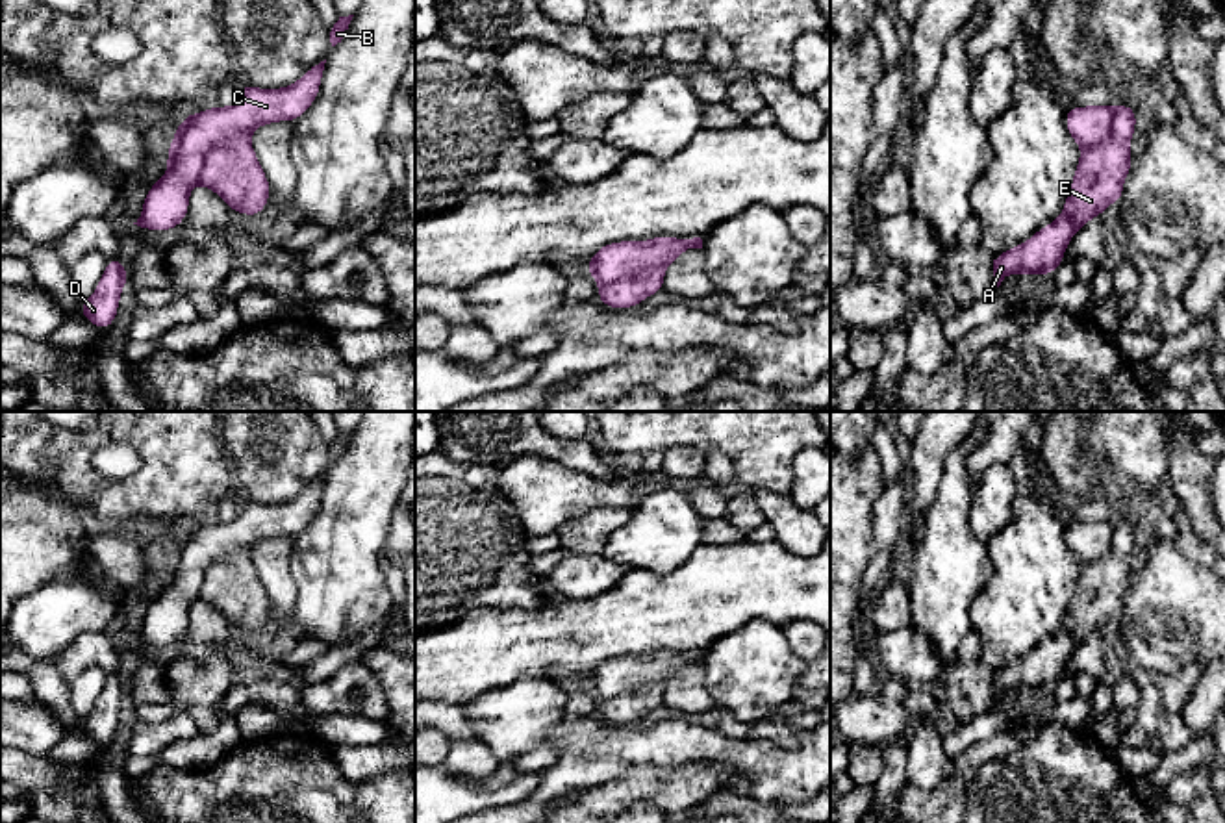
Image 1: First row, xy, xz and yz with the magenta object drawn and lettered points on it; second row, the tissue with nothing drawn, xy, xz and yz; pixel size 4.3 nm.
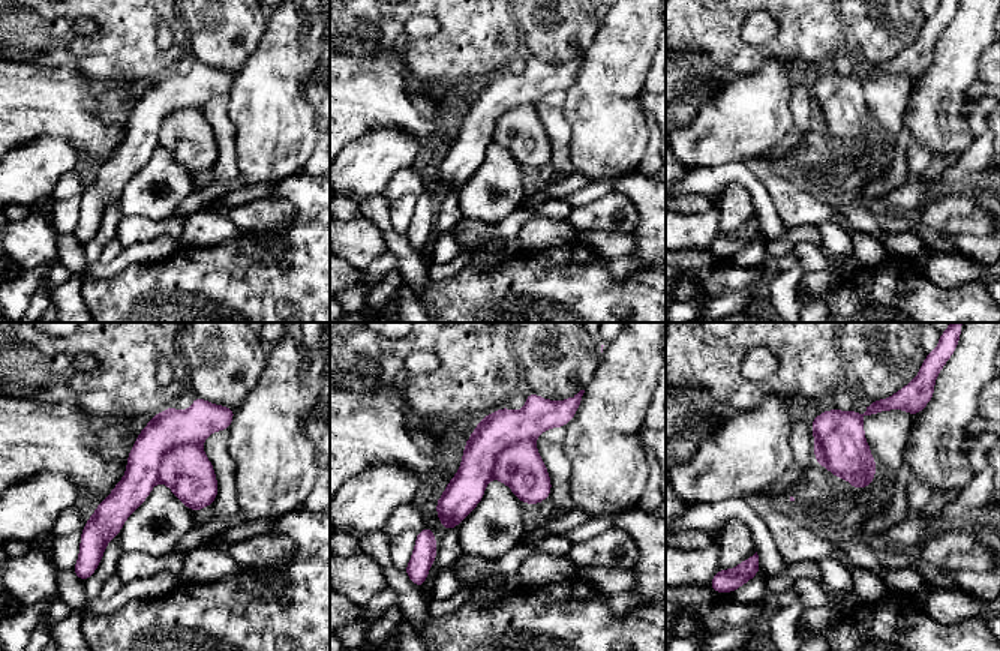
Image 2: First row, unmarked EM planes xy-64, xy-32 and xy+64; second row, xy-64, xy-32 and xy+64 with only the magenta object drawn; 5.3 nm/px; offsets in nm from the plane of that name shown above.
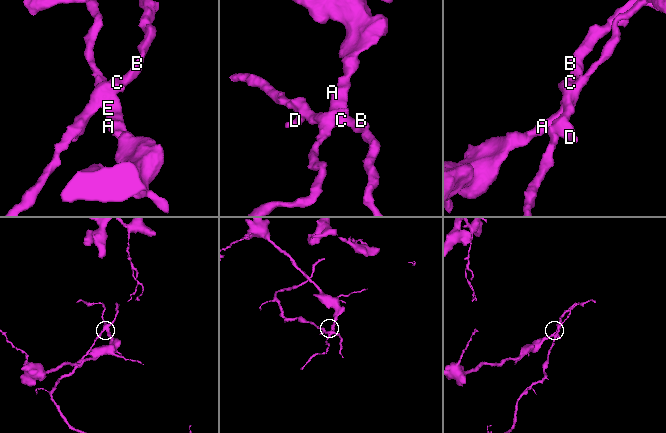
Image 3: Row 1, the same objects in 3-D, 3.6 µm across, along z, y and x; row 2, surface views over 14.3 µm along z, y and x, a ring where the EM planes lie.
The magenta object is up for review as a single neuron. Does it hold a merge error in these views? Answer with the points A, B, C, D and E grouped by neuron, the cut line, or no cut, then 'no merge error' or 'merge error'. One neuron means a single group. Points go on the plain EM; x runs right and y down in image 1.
groups A E / B C D; cut xy (249, 551), (232, 551), (219, 557), (206, 569), (199, 597); merge error

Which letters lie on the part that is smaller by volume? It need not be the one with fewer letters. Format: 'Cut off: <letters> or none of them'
Cut off: B, C, D

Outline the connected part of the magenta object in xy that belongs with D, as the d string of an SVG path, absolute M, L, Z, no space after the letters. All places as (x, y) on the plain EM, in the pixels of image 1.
M120 673L107 675L104 690L91 714L82 715L80 728L95 741L107 745L119 727L119 714L130 690Z

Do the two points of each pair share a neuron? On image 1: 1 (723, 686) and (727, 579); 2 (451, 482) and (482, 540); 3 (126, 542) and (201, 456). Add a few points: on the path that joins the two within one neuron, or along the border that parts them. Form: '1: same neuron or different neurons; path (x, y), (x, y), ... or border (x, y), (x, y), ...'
1: different neurons; border (766, 620), (755, 620), (721, 636), (703, 655)
2: same neuron; path (467, 490), (482, 505), (482, 523)
3: different neurons; border (141, 525), (113, 529)

